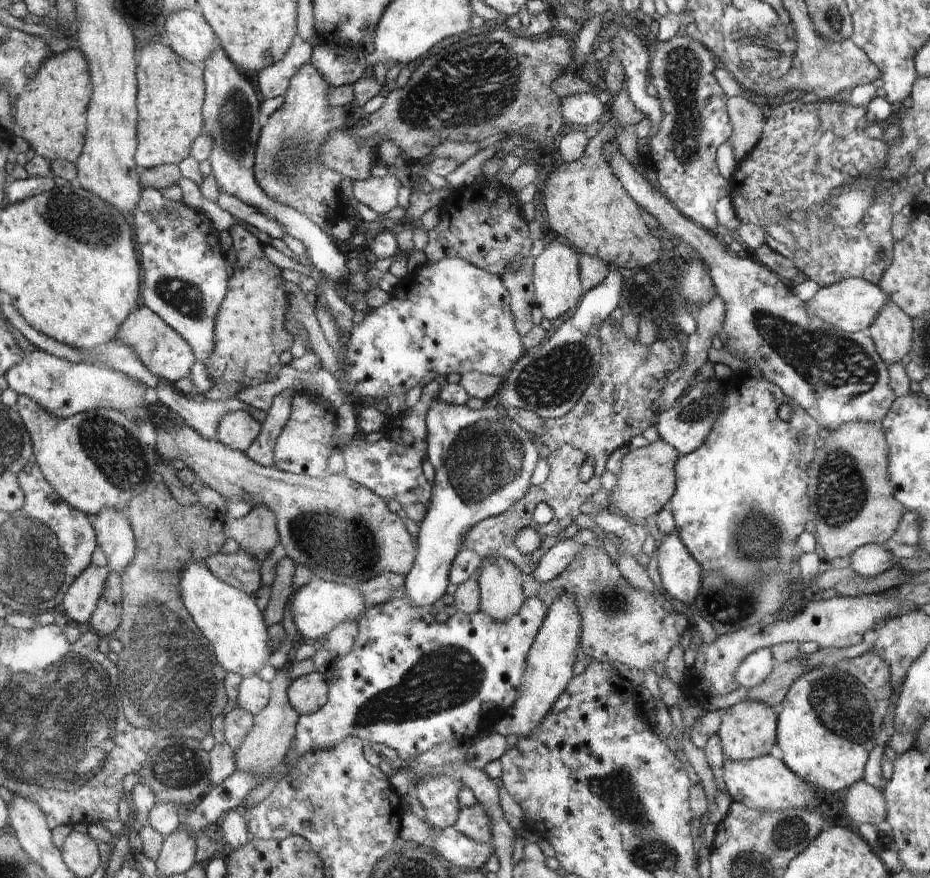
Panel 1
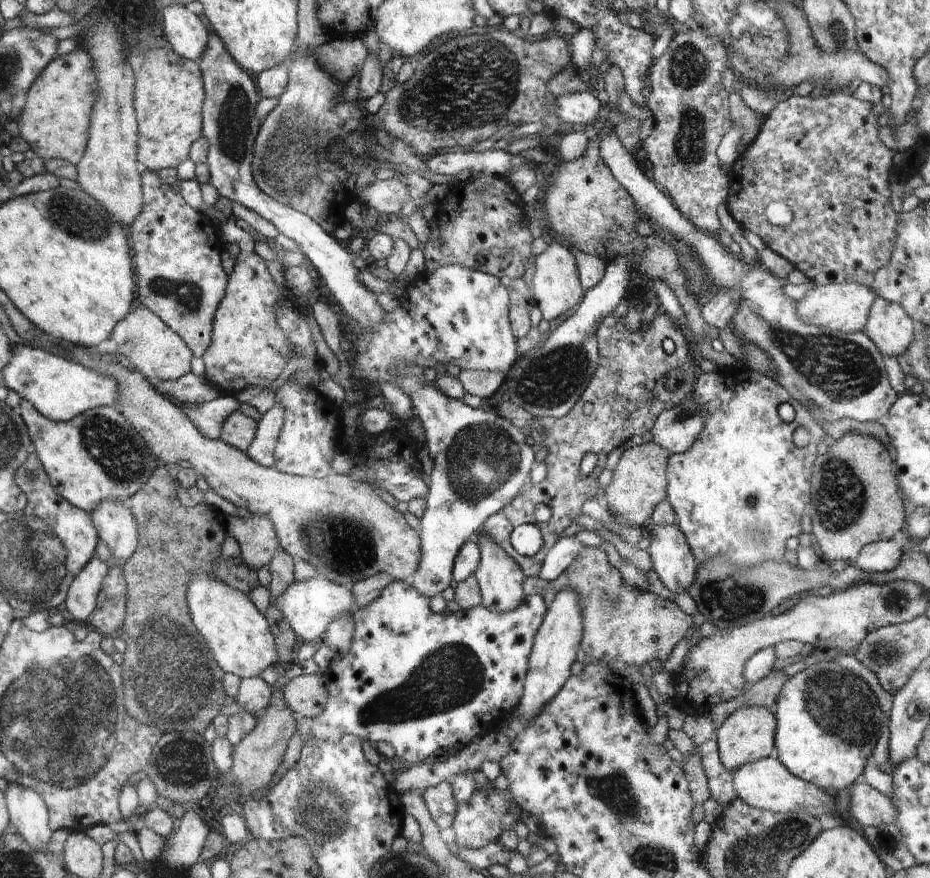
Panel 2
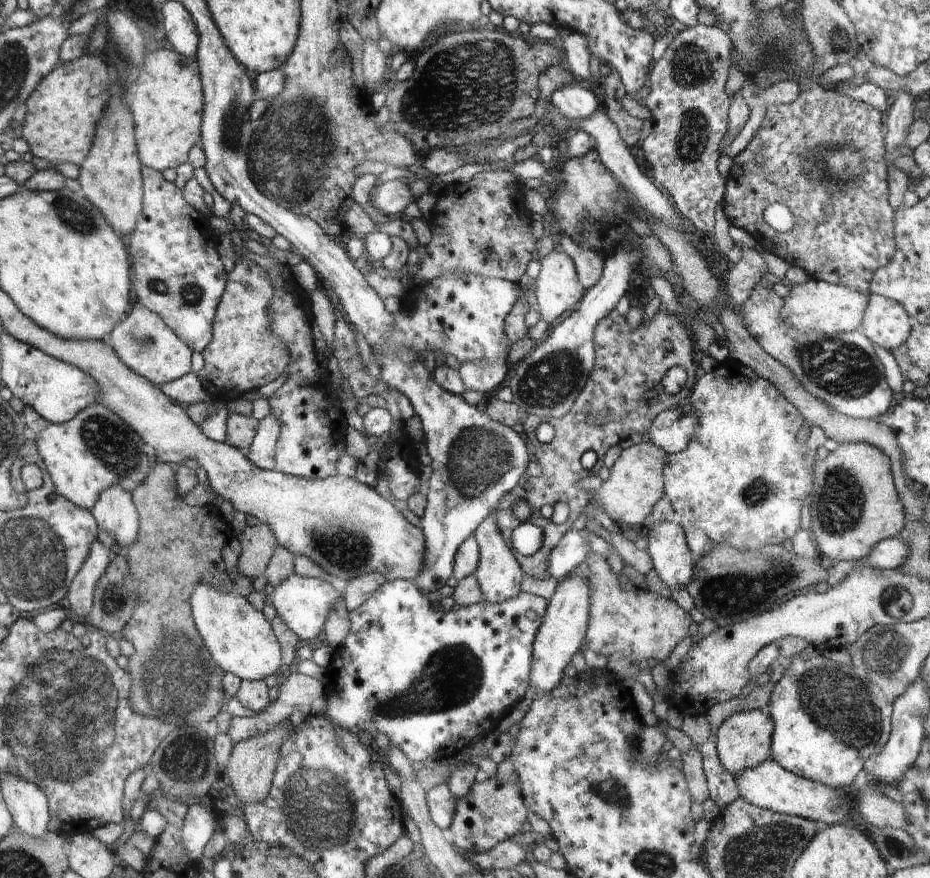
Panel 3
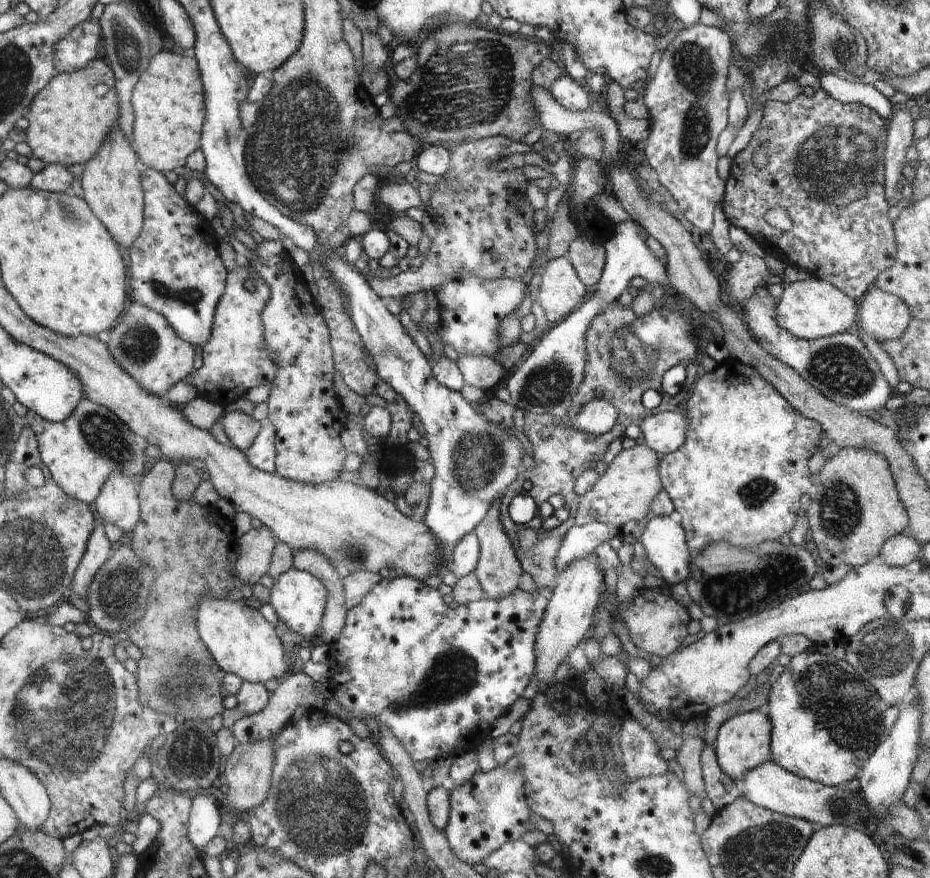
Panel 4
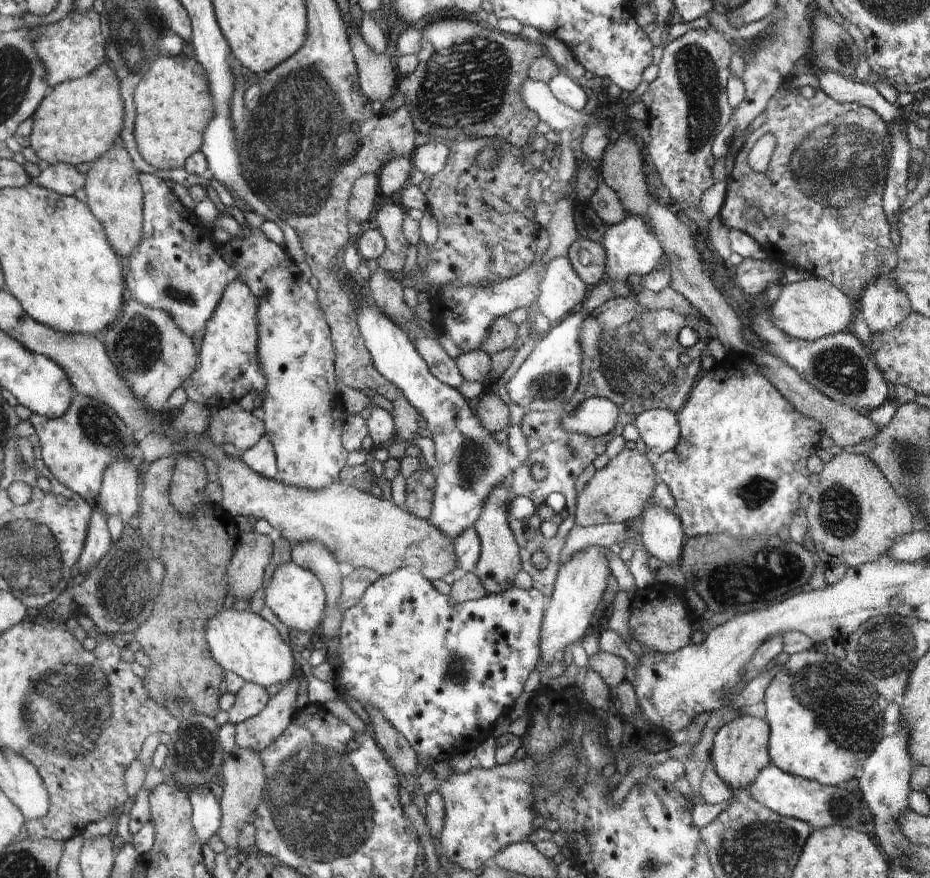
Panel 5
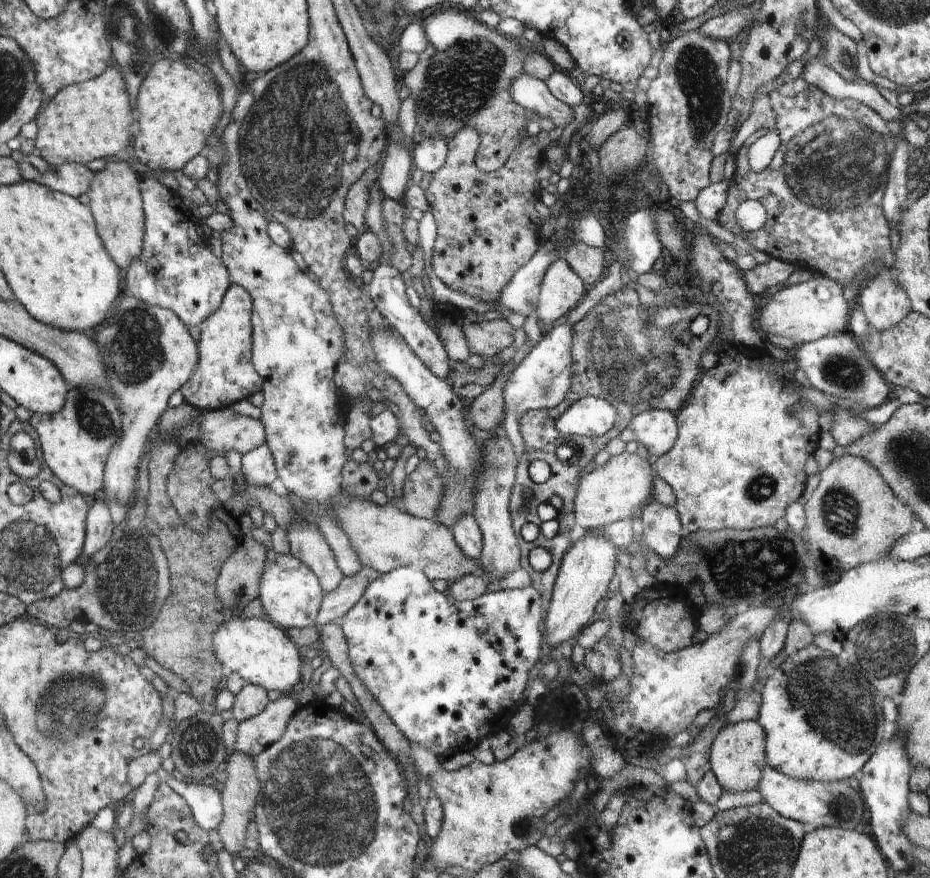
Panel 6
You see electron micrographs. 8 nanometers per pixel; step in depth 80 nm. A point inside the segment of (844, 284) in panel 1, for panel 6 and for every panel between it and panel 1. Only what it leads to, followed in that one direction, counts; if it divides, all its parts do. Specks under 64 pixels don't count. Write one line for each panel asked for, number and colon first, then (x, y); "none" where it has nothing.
2: (846, 306)
3: (815, 305)
4: (813, 308)
5: (810, 309)
6: (805, 312)

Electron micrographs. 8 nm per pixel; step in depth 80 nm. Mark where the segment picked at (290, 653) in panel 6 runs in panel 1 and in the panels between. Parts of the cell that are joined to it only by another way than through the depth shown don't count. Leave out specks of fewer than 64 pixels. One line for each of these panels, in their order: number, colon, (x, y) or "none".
1: (235, 628)
2: (236, 632)
3: (240, 640)
4: (241, 641)
5: (242, 642)

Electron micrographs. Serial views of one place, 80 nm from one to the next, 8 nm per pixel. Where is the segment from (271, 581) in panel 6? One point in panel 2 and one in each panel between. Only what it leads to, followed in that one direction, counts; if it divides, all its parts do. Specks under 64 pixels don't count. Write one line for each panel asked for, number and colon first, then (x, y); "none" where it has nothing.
2: (309, 607)
3: (303, 602)
4: (299, 599)
5: (296, 596)

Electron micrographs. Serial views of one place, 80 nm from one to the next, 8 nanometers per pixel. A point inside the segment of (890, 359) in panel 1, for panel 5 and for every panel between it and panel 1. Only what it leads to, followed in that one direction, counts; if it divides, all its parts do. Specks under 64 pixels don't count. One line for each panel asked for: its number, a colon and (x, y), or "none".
2: (892, 331)
3: (885, 322)
4: (883, 315)
5: (884, 306)

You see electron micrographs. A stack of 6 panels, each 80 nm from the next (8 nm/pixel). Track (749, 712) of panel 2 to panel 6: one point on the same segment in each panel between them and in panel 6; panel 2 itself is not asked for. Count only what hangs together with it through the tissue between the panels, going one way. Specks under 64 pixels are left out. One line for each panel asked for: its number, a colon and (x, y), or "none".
3: (743, 740)
4: (742, 744)
5: (740, 749)
6: (737, 757)

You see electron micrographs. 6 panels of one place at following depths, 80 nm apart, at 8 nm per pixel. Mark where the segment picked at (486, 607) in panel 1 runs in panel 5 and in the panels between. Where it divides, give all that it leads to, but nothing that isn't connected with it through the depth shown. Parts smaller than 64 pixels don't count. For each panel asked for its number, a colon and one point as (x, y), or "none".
2: (500, 579)
3: (499, 575)
4: (498, 569)
5: (498, 563)

